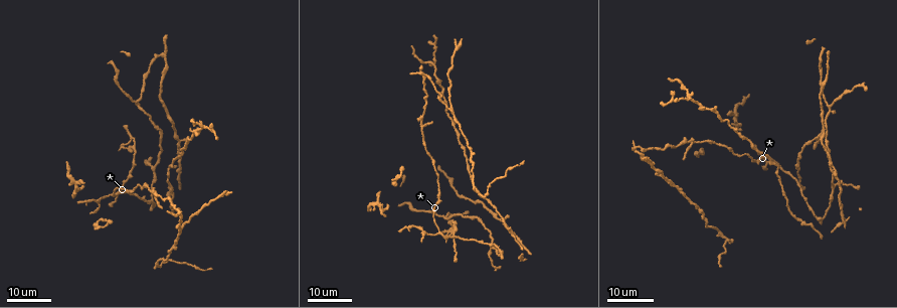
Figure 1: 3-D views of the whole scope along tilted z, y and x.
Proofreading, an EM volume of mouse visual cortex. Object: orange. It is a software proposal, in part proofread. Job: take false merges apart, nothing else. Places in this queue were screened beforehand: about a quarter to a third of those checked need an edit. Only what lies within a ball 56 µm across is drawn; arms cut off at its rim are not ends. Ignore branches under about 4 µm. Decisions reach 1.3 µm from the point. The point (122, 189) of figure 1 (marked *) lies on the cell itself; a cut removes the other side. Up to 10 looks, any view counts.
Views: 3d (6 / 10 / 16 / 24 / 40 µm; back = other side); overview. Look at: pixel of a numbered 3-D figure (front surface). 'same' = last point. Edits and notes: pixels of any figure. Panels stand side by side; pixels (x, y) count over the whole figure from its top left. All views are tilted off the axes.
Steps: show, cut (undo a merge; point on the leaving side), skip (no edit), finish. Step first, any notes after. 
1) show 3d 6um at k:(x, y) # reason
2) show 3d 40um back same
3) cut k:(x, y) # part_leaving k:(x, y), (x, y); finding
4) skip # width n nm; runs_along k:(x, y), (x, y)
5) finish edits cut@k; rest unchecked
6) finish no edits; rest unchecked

show 3d 16um at 1:(797, 171) # two arms in line, one across

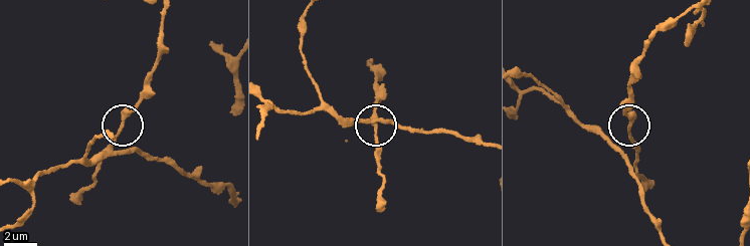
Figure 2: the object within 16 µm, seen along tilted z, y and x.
show 3d 6um at 2:(373, 132)

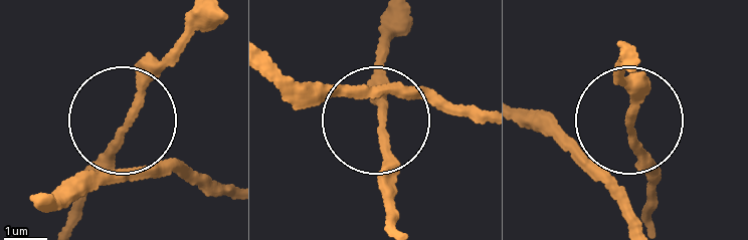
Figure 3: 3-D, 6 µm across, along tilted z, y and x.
skip # side_arm 7 um; runs_along 3:(276, 69), (392, 90), (383, 126), (392, 220); continuous, no second cell

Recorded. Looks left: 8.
show 3d 16um at 1:(135, 153) # calibre changes

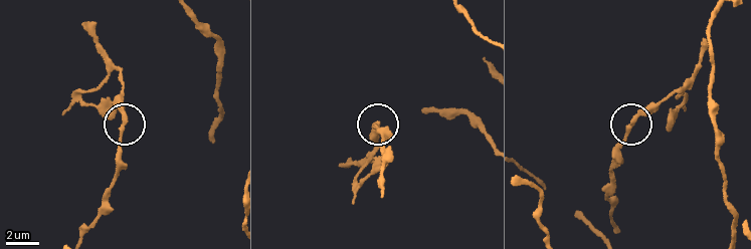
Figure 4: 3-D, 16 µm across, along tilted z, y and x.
show 3d 10um at 4:(634, 121)

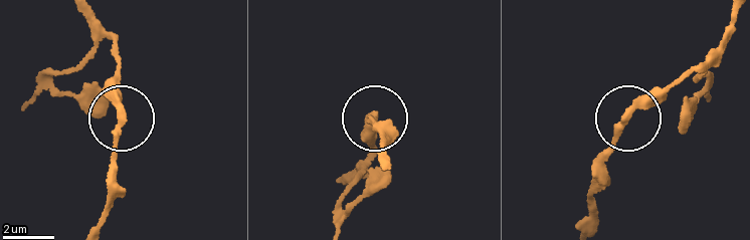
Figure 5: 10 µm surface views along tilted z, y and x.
skip # runs_along 5:(91, 227), (106, 199), (117, 128), (111, 85), (115, 41); one cell here

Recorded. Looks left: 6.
show 3d 24um at 1:(443, 216)

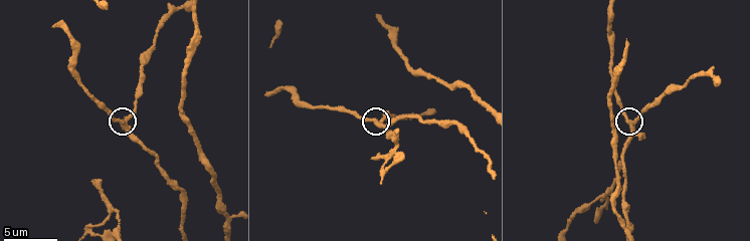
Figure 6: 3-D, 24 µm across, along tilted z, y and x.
show 3d 10um at 6:(123, 123) # closer look

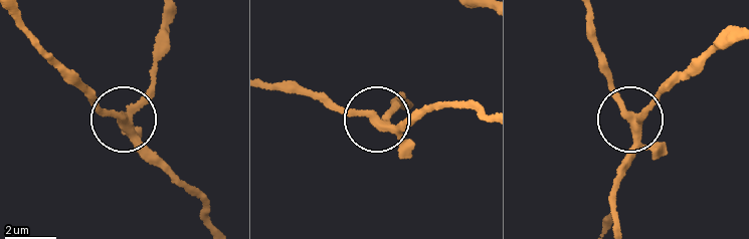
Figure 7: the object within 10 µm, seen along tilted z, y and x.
show 3d 10um back at 7:(378, 119)

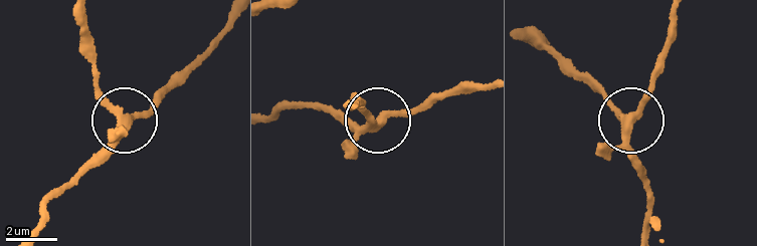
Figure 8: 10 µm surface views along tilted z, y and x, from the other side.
skip # arms 3; runs_along 8:(37, 225), (42, 202), (122, 121), (83, 57); all the same cell

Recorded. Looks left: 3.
show 3d 16um at 1:(201, 125) # four arms meet

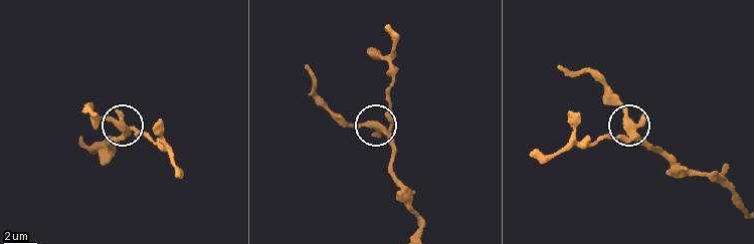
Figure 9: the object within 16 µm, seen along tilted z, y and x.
show 3d 6um at 9:(632, 132)

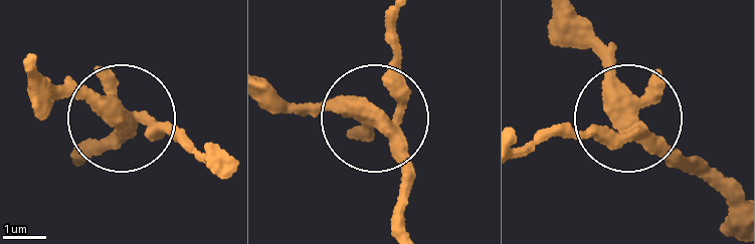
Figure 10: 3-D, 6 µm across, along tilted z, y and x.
skip # runs_along 10:(735, 201), (632, 119), (586, 22); all the same cell

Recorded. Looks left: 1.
finish no edits; rest unchecked

